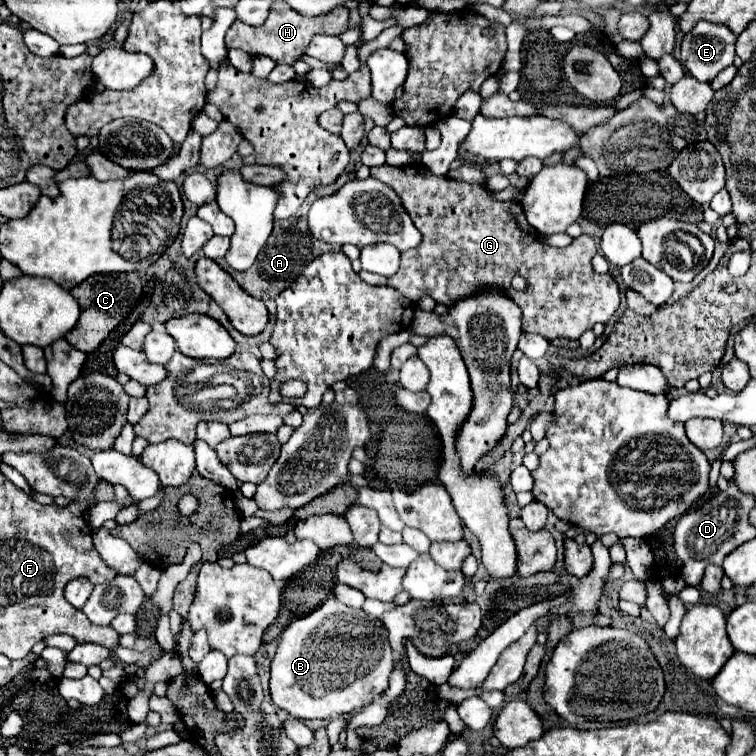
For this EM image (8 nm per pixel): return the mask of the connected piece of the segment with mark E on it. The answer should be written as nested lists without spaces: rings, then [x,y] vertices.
[[[701,20],[681,44],[681,62],[701,82],[711,82],[723,68],[733,64],[737,36],[721,24]]]

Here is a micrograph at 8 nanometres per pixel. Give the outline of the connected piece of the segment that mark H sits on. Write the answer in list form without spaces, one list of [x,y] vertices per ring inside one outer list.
[[[279,2],[279,4],[273,6],[273,10],[271,10],[271,14],[269,14],[269,18],[265,20],[263,26],[253,28],[249,24],[243,24],[241,20],[235,20],[225,34],[225,44],[227,44],[227,48],[243,50],[249,56],[267,56],[275,64],[293,66],[297,62],[297,58],[305,56],[305,50],[307,50],[307,46],[309,46],[309,42],[315,34],[329,34],[329,32],[331,34],[341,34],[347,28],[349,28],[349,10],[347,8],[335,8],[327,16],[307,18],[307,16],[295,12],[293,8],[289,8],[287,4]]]

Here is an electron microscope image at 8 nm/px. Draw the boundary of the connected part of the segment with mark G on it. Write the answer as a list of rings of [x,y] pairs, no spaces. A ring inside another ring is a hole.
[[[413,164],[405,168],[393,168],[393,166],[379,166],[373,168],[371,174],[385,184],[389,184],[399,198],[403,200],[403,206],[407,208],[413,224],[423,234],[423,242],[401,254],[401,268],[395,276],[387,280],[389,286],[393,286],[397,292],[401,292],[405,298],[417,302],[421,296],[429,294],[435,302],[453,306],[459,298],[473,294],[479,288],[499,286],[523,312],[523,332],[535,332],[541,334],[547,340],[553,338],[579,338],[585,330],[591,330],[597,322],[607,322],[615,310],[619,308],[619,284],[615,278],[607,274],[597,274],[591,266],[591,258],[595,256],[595,242],[591,236],[581,234],[565,248],[553,248],[545,242],[539,242],[539,234],[533,226],[529,226],[523,208],[519,202],[501,202],[495,200],[481,184],[467,184],[451,178],[435,176],[429,168],[423,164]],[[519,274],[529,282],[527,292],[517,292],[511,288],[511,278]]]

